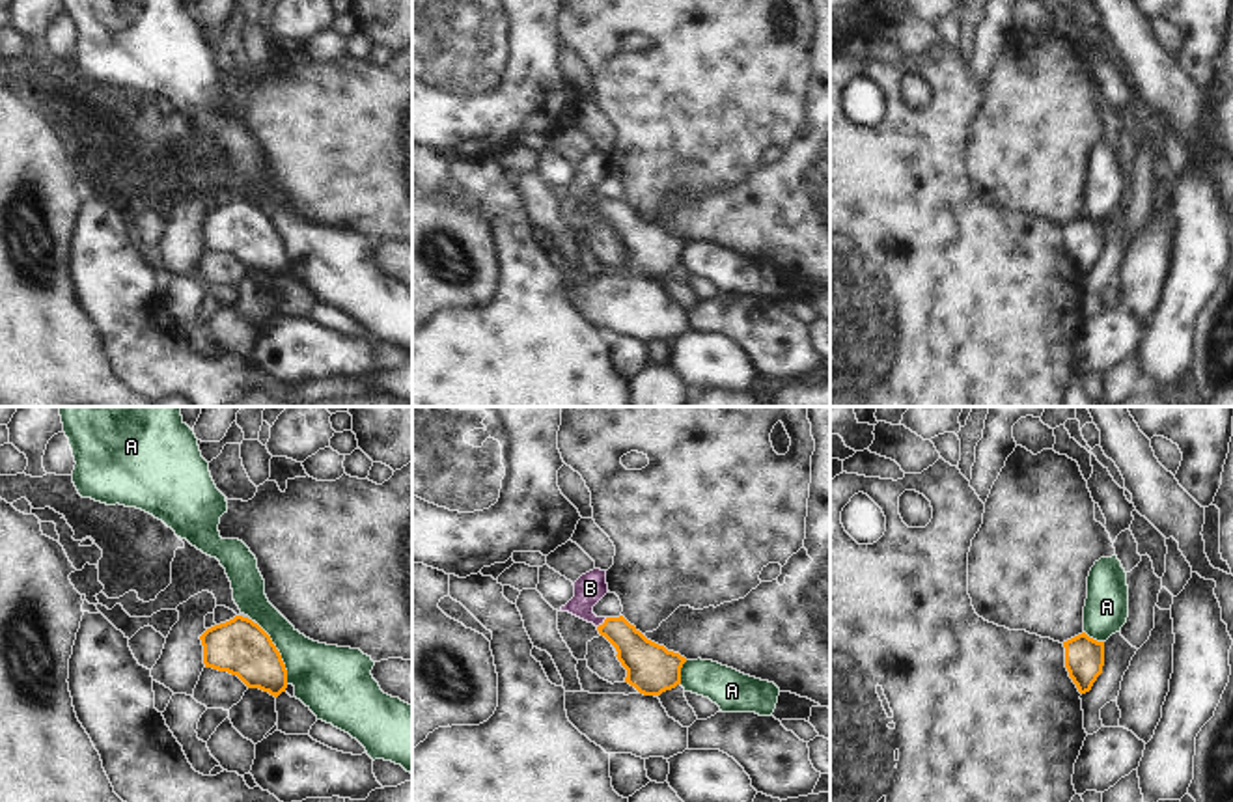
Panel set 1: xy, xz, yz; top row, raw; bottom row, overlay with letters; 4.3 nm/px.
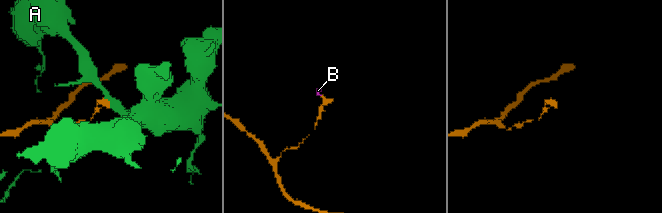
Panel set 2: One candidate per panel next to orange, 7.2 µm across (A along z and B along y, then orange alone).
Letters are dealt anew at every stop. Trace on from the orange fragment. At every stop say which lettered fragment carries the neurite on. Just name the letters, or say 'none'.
B

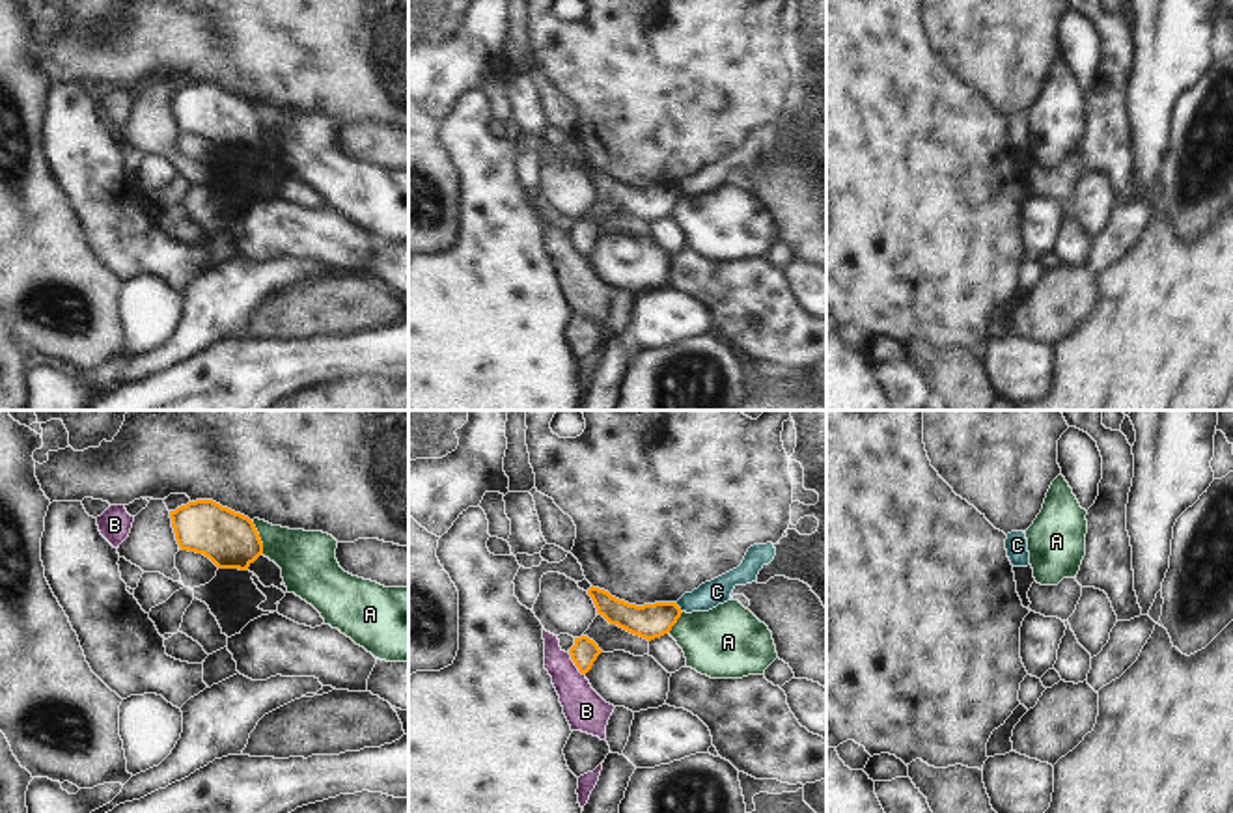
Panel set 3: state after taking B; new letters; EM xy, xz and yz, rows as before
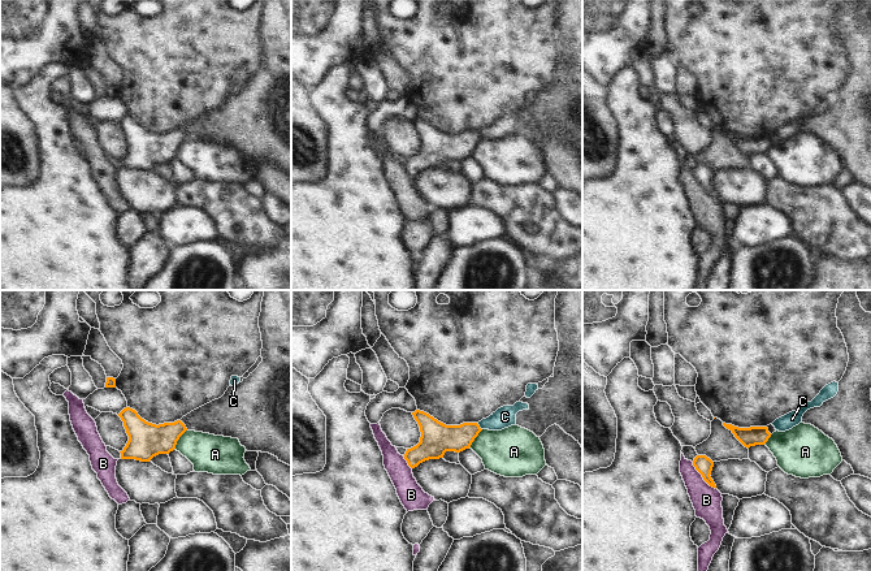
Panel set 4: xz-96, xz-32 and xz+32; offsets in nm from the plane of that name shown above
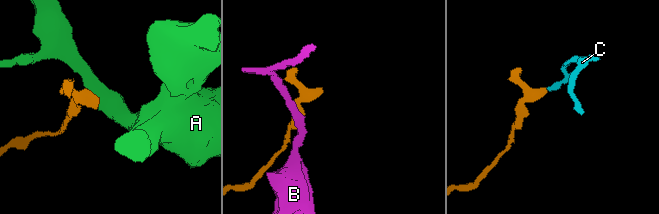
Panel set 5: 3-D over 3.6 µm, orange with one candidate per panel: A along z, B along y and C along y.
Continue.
none

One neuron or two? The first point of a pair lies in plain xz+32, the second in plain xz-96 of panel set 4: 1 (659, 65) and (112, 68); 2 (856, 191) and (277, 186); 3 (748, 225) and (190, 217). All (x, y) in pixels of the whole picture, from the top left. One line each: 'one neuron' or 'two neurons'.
1: two neurons
2: two neurons
3: one neuron

